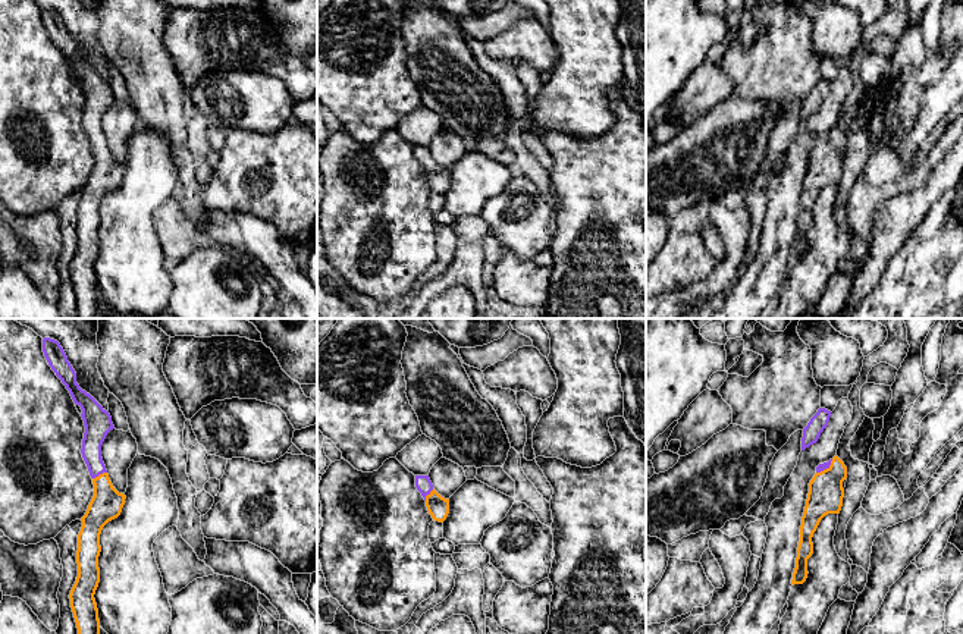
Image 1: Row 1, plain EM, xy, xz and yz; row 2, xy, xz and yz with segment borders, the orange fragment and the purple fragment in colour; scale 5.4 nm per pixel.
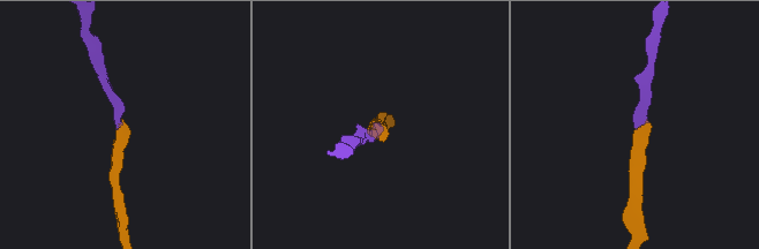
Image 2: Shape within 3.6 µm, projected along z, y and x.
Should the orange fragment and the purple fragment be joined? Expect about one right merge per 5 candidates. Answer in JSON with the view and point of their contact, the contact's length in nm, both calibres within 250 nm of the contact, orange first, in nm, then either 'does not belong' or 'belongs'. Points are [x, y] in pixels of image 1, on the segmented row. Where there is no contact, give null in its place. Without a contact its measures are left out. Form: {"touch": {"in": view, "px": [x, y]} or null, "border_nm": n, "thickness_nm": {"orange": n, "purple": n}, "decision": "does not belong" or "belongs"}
{"touch": {"in": "xy", "px": [100, 474]}, "border_nm": 90, "thickness_nm": {"orange": 170, "purple": 130}, "decision": "belongs"}

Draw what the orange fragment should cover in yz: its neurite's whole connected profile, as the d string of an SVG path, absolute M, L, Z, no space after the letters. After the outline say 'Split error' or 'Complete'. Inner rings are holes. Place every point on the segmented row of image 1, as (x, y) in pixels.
M835 455L828 462L816 467L816 474L809 483L804 512L800 525L796 568L791 584L803 584L807 578L807 559L813 553L812 537L821 520L828 514L840 514L843 506L843 481L847 478L847 467Z. Split error

